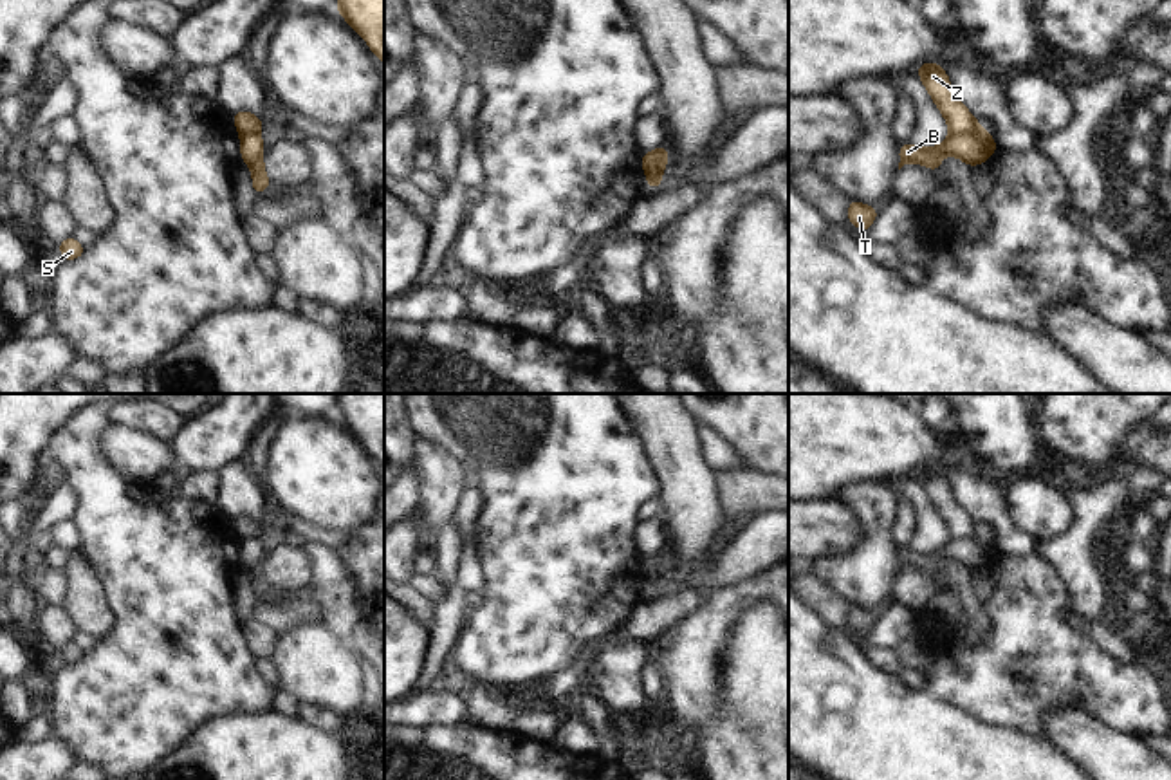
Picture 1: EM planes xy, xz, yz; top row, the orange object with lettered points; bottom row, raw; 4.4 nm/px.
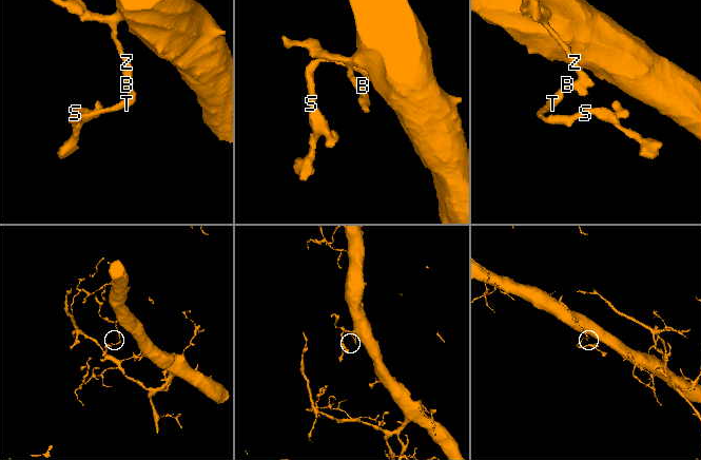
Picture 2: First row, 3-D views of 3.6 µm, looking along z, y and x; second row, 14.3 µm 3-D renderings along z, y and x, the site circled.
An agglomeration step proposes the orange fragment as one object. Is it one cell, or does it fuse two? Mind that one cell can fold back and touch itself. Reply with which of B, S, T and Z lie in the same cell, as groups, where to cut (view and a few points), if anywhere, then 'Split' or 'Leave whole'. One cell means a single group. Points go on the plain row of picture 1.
Groups: B S T / Z. Split along yz (982, 533), (951, 540). Split.

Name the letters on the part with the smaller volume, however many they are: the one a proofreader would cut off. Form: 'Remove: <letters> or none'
Remove: B, S, T

